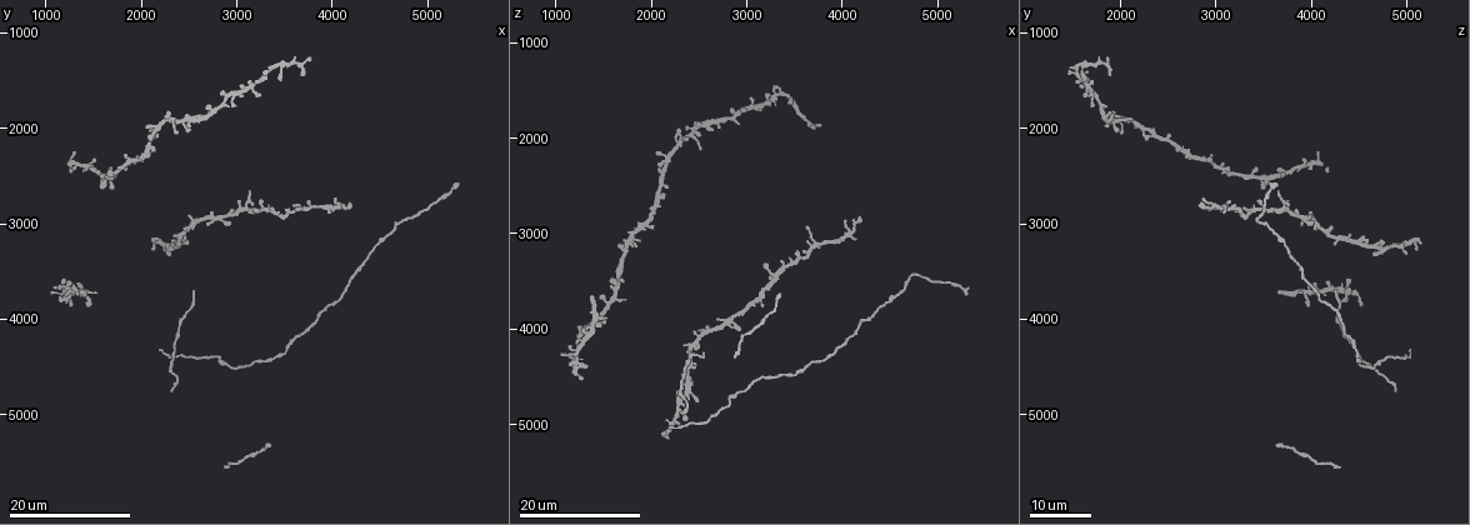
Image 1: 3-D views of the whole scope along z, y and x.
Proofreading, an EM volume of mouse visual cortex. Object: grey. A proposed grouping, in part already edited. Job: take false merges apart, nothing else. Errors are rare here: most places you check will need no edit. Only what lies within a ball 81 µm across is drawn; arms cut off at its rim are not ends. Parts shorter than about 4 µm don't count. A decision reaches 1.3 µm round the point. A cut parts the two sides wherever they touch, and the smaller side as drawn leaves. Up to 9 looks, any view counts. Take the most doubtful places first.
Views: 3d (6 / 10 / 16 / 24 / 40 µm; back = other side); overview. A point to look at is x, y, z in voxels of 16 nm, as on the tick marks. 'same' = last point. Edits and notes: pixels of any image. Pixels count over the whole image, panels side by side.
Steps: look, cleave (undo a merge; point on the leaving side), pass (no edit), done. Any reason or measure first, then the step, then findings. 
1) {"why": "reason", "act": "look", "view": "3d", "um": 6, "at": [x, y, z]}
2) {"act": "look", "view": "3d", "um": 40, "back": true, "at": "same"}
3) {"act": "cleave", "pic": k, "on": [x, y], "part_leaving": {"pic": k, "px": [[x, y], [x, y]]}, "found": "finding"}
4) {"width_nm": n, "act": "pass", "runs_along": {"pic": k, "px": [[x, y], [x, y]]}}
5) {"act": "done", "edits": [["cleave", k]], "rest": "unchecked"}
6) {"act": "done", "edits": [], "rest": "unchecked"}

{"why": "side arm on a straight run", "act": "look", "view": "3d", "um": 16, "at": [1600, 2500, 3620]}

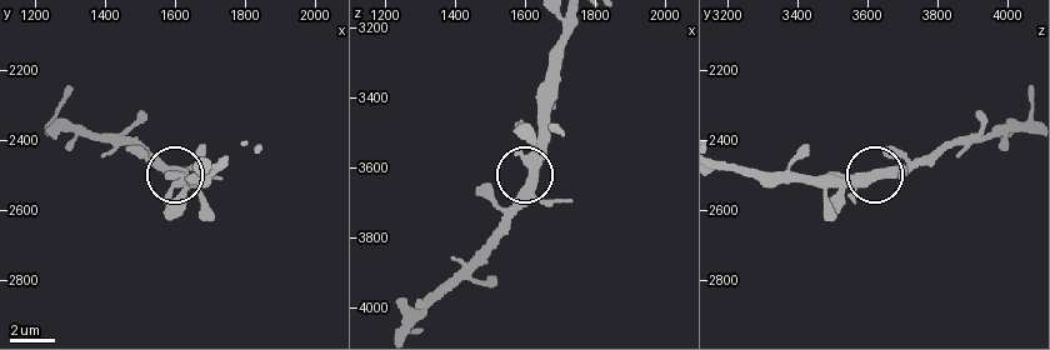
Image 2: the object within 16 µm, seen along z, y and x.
{"act": "look", "view": "3d", "um": 6, "at": [1610, 2500, 3640]}

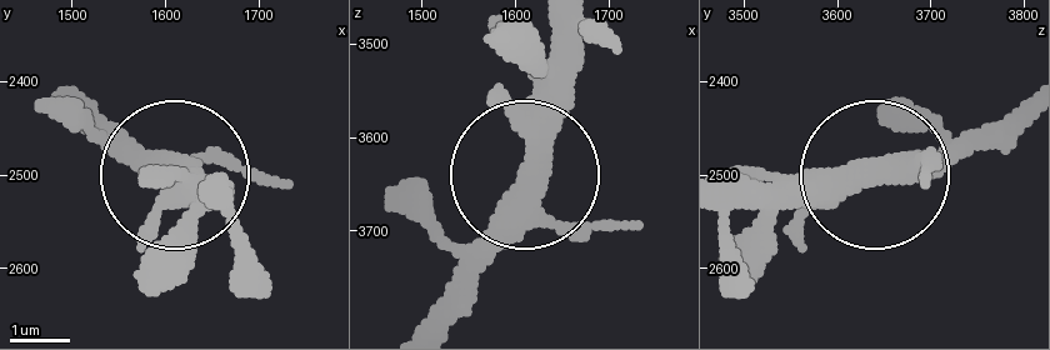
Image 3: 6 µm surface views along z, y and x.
{"width_nm": 380, "act": "pass", "found": "continuous, no second cell"}

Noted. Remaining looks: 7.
{"why": "looks like a crossing", "act": "look", "view": "3d", "um": 24, "at": [3080, 2820, 3720]}

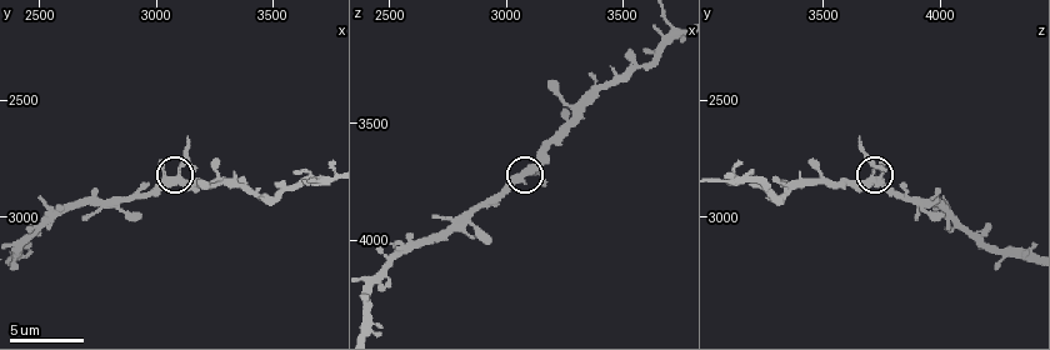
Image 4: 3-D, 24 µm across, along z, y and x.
{"act": "look", "view": "3d", "um": 6, "at": [3100, 2830, 3710]}

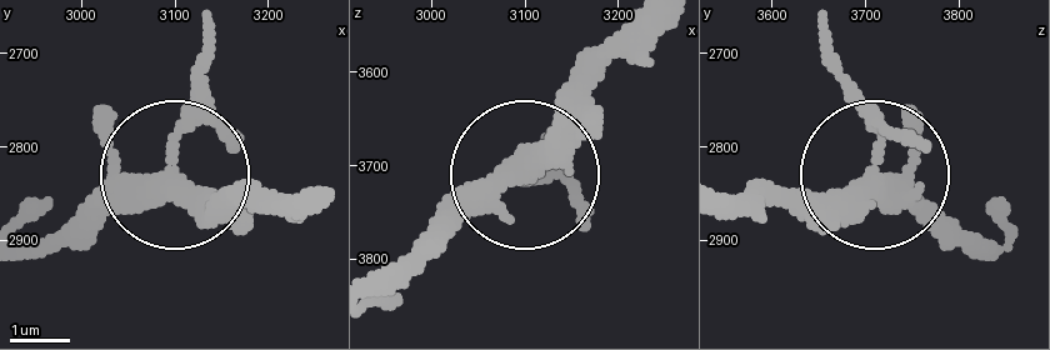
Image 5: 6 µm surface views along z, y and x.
{"arms": 5, "act": "pass", "runs_along": {"pic": 5, "px": [[721, 200], [826, 200], [856, 185], [871, 126], [831, 41]]}, "found": "continuous, no second cell"}

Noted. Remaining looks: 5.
{"why": "looks like a crossing", "act": "look", "view": "3d", "um": 16, "at": [4120, 2800, 3000]}

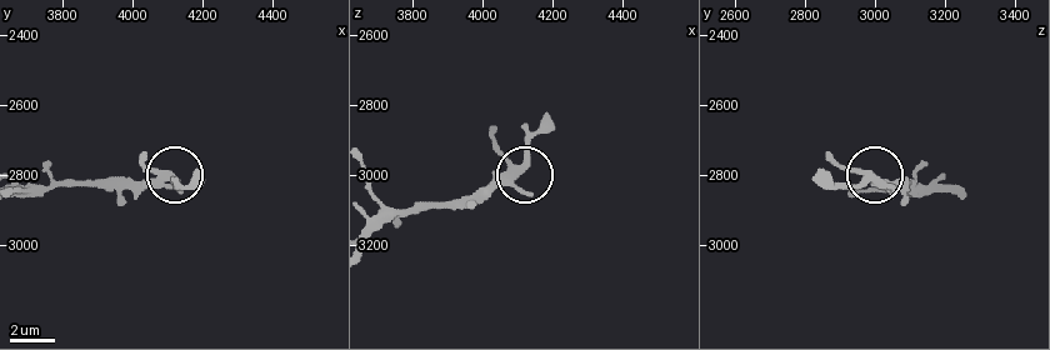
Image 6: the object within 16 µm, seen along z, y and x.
{"act": "look", "view": "3d", "um": 6, "at": [4090, 2810, 3010]}

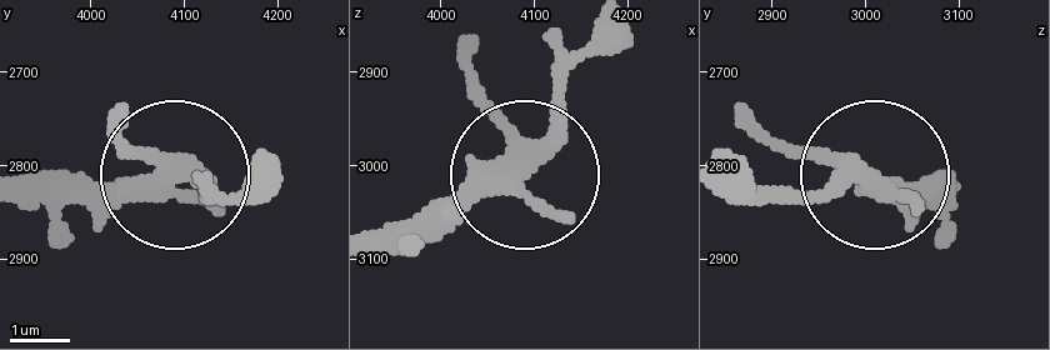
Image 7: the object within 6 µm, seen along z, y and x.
{"arms": 4, "act": "pass", "runs_along": {"pic": 7, "px": [[33, 189], [153, 189], [183, 175], [211, 189]]}, "found": "continuous, no second cell"}

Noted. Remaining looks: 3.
{"why": "sudden change in width", "act": "look", "view": "3d", "um": 16, "at": [2340, 4240, 4420]}

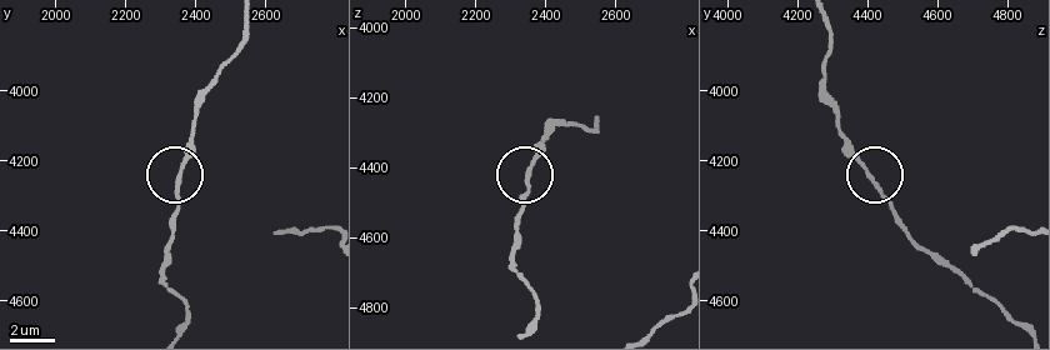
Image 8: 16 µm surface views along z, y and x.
{"act": "look", "view": "3d", "um": 6, "at": [2360, 4230, 4400]}

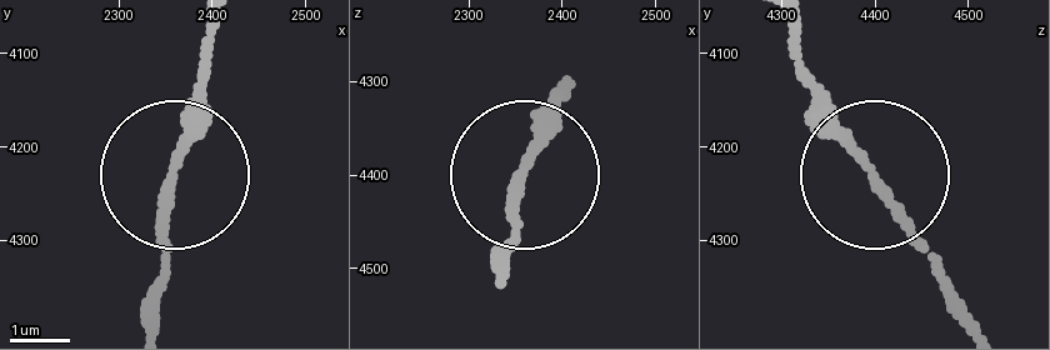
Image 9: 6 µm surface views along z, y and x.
{"act": "look", "view": "3d", "um": 6, "back": true, "at": [2355, 4235, 4400]}

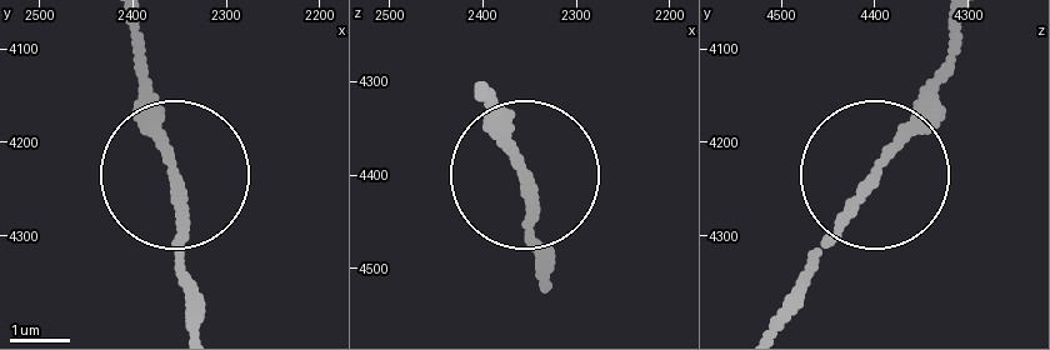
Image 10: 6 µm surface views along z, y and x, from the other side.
{"width_nm": 160, "act": "pass", "found": "all the same cell"}

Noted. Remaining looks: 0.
{"act": "done", "edits": [], "rest": "unchecked"}

